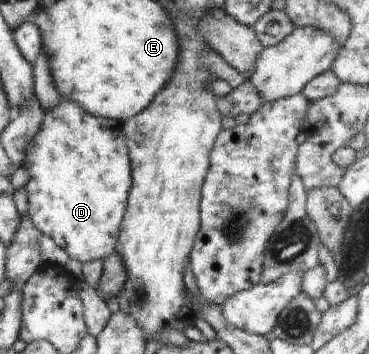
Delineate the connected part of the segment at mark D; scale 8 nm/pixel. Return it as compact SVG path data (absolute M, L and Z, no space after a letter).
M61 95L61 102L53 110L45 112L40 129L31 139L31 142L28 142L27 149L24 152L22 167L25 168L29 175L29 180L25 187L29 205L27 216L42 235L52 238L56 245L67 253L70 259L75 259L80 263L94 261L95 259L104 260L114 253L118 244L120 224L127 208L130 188L132 188L131 161L129 160L128 146L124 142L122 126L118 126L118 123L114 123L110 119L86 113L76 102Z

